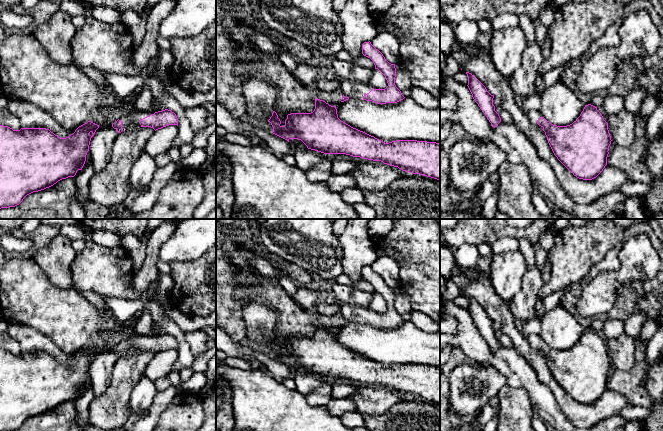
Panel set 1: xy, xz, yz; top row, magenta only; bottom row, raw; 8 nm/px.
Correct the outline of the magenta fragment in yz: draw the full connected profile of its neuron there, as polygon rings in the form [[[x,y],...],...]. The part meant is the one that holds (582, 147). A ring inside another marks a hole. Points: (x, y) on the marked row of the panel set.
[[[585,105],[580,116],[567,126],[551,124],[538,110],[527,115],[545,132],[554,155],[574,176],[592,180],[603,171],[612,140],[608,123],[597,107]]]

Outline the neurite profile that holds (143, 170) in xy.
[[[144,151],[136,160],[130,172],[130,182],[134,189],[139,192],[146,190],[157,169],[154,158]]]

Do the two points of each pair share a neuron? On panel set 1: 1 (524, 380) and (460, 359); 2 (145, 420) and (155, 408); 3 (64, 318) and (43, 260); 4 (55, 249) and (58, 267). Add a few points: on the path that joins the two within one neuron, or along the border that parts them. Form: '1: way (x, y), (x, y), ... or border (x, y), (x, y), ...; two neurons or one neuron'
1: border (461, 349), (469, 357), (481, 364); two neurons
2: way (148, 418), (154, 411); one neuron
3: border (36, 264), (54, 285), (71, 288); two neurons
4: way (56, 253), (56, 263); one neuron

